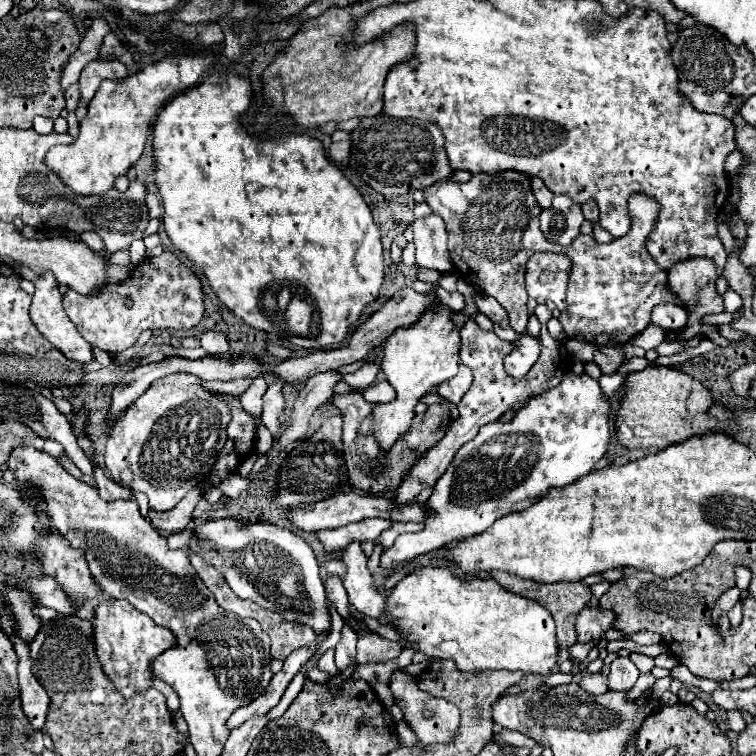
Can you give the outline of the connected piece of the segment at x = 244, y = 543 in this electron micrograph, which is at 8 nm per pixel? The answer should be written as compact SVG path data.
M209 520L193 530L193 538L189 542L189 550L201 552L205 560L209 560L215 568L221 568L225 572L229 588L257 604L263 604L263 608L273 608L273 612L285 616L285 620L293 620L299 624L309 624L315 634L327 632L331 628L329 612L327 612L327 596L321 582L321 568L315 560L313 550L309 544L295 532L289 532L285 528L277 528L271 524L251 524L251 522L237 522L237 520Z

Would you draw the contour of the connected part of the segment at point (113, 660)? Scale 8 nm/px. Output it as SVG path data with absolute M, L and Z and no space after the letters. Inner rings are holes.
M105 600L95 608L95 640L97 640L97 656L115 684L115 688L125 696L131 698L135 694L141 694L151 688L153 672L151 662L163 654L165 650L173 648L177 644L173 632L169 628L157 626L149 616L143 612L137 612L129 602L125 600Z

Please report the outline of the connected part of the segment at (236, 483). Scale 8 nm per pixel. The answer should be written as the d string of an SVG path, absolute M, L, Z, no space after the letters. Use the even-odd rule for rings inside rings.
M233 473L229 478L225 479L217 485L223 491L225 496L233 499L239 498L242 492L249 486L249 481L241 477L238 473Z

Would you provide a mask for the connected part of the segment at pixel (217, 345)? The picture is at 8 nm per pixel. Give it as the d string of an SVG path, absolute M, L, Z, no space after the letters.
M203 332L201 334L201 348L211 352L211 354L221 354L221 352L229 352L229 344L227 344L227 336L223 332Z

